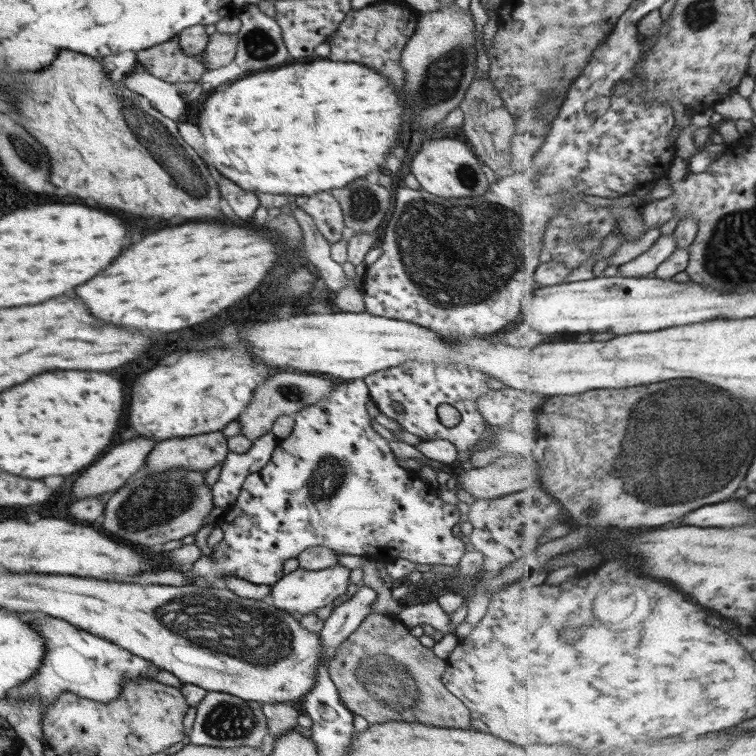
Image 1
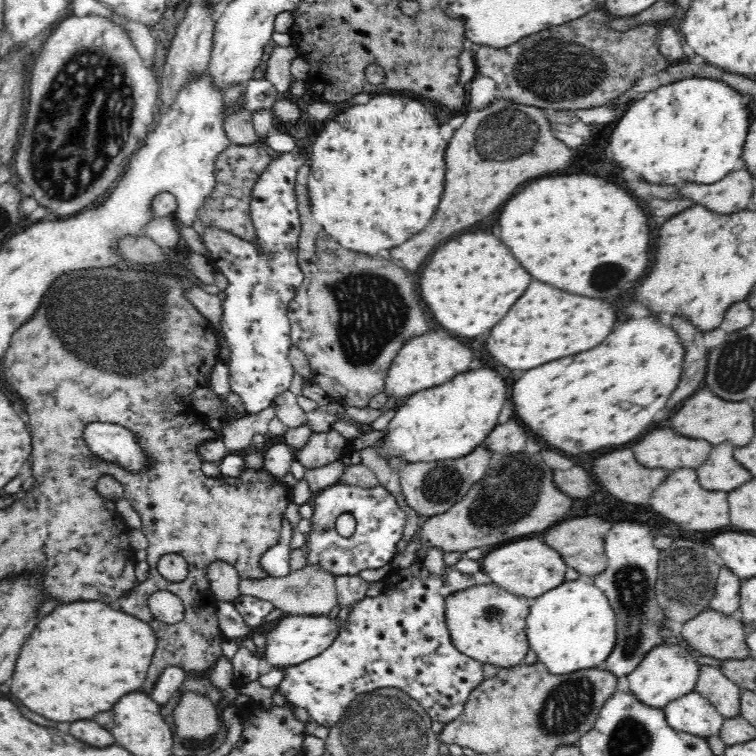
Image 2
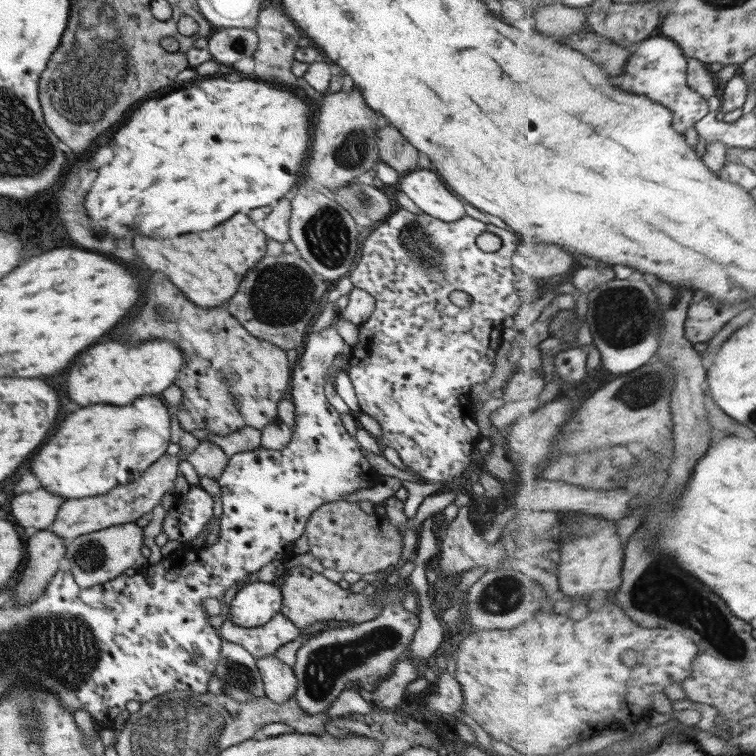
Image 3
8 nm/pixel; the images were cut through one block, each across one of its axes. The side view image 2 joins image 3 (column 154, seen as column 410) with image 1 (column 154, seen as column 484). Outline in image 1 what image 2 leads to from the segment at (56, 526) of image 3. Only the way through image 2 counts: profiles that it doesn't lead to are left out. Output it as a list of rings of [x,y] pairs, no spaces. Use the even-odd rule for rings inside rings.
[[[210,431],[209,433],[185,437],[172,437],[154,446],[154,450],[148,454],[148,462],[142,468],[142,475],[150,477],[160,473],[171,471],[178,467],[184,467],[191,471],[209,470],[219,462],[223,462],[229,454],[227,438],[222,431]]]

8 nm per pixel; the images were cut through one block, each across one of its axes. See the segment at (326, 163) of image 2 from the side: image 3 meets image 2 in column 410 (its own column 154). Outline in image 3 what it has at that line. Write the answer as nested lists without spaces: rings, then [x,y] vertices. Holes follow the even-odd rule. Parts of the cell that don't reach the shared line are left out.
[[[212,78],[212,80],[202,80],[195,82],[190,88],[176,90],[172,94],[162,95],[160,98],[153,97],[148,102],[140,104],[134,109],[134,114],[130,114],[128,122],[118,128],[114,138],[110,140],[118,152],[114,160],[98,169],[96,180],[92,182],[90,192],[86,194],[86,210],[90,216],[90,222],[96,230],[108,230],[114,236],[124,236],[122,230],[138,230],[140,234],[152,236],[152,238],[168,238],[168,236],[178,236],[178,234],[188,234],[188,232],[202,232],[210,230],[236,212],[248,212],[264,206],[275,206],[281,199],[291,196],[295,190],[294,184],[300,180],[302,166],[308,158],[310,150],[310,108],[304,104],[304,100],[296,94],[290,92],[282,86],[276,84],[266,84],[258,80],[224,80],[224,78]]]

